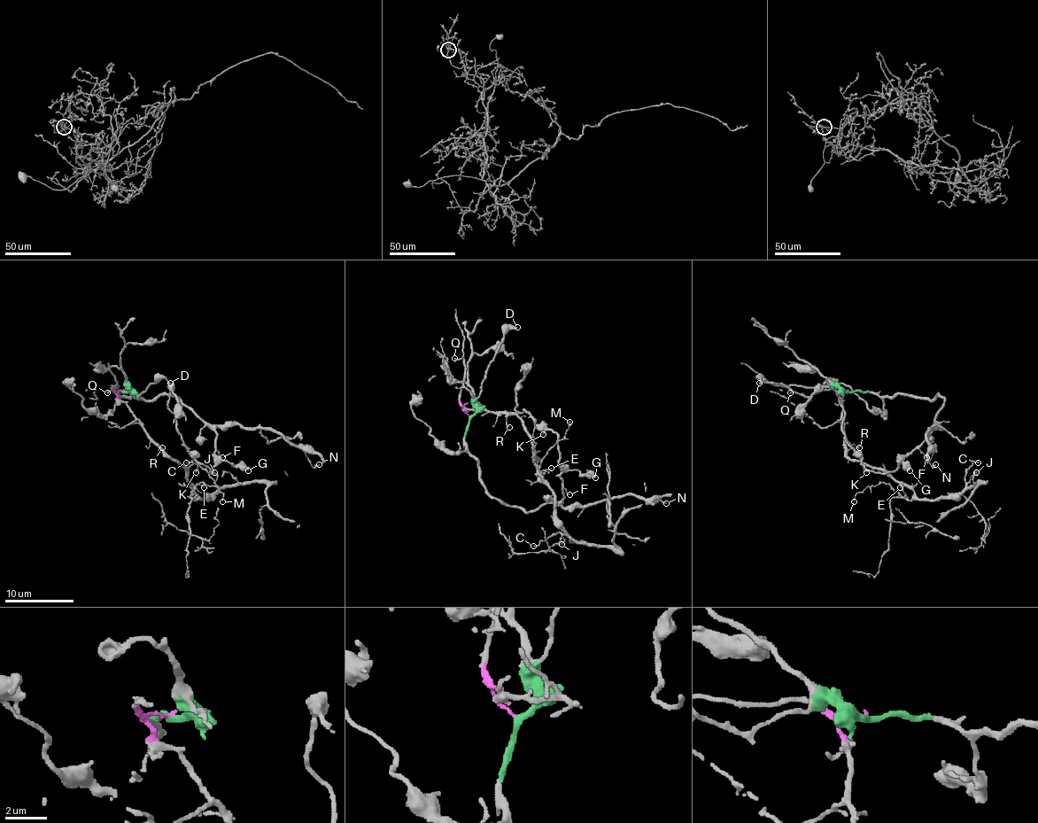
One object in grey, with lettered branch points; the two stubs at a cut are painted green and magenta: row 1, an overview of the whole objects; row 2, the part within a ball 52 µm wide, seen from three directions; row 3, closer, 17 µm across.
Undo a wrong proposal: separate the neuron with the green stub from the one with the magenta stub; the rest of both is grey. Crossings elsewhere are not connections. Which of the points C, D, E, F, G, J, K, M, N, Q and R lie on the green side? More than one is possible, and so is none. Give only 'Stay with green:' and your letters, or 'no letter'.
Stay with green: D, F, G, K, N

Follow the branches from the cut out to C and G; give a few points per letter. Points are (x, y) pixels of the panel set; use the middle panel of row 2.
C: (470, 415), (463, 406), (513, 413), (530, 438), (537, 476), (554, 497), (556, 521), (564, 532), (533, 547)
G: (470, 415), (465, 445), (476, 461), (478, 481), (506, 503), (537, 510), (562, 499), (564, 471), (595, 477)

